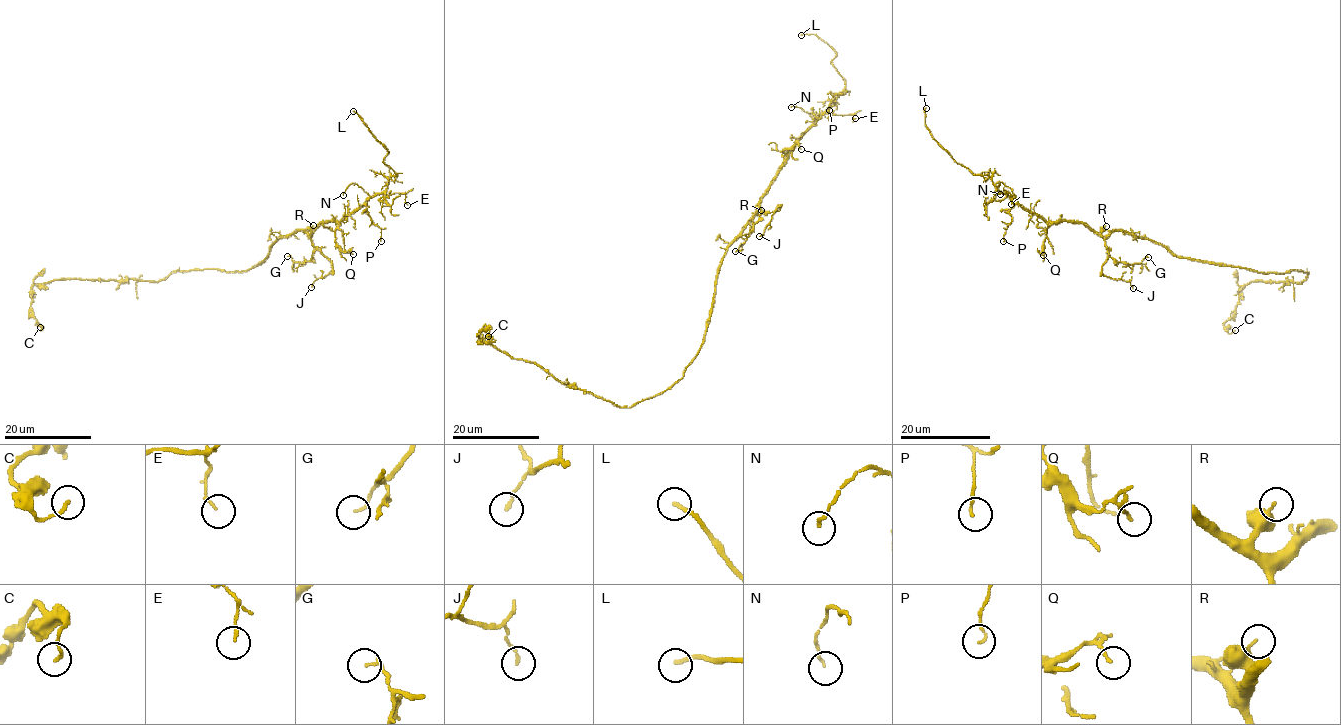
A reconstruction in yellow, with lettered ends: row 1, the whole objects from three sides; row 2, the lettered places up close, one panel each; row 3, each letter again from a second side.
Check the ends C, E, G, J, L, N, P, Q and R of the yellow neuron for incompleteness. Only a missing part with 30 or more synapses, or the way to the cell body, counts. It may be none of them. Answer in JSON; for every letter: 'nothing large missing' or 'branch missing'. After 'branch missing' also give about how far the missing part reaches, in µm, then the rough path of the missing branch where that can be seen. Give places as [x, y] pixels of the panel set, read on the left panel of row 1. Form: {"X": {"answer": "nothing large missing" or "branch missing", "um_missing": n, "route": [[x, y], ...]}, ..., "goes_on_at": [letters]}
{"C": {"answer": "nothing large missing"}, "E": {"answer": "nothing large missing"}, "G": {"answer": "nothing large missing"}, "J": {"answer": "nothing large missing"}, "L": {"answer": "branch missing", "um_missing": 25, "route": [[353, 111], [332, 101], [320, 89], [301, 80], [286, 67], [274, 63], [270, 65]]}, "N": {"answer": "nothing large missing"}, "P": {"answer": "nothing large missing"}, "Q": {"answer": "nothing large missing"}, "R": {"answer": "nothing large missing"}, "goes_on_at": ["L"]}

